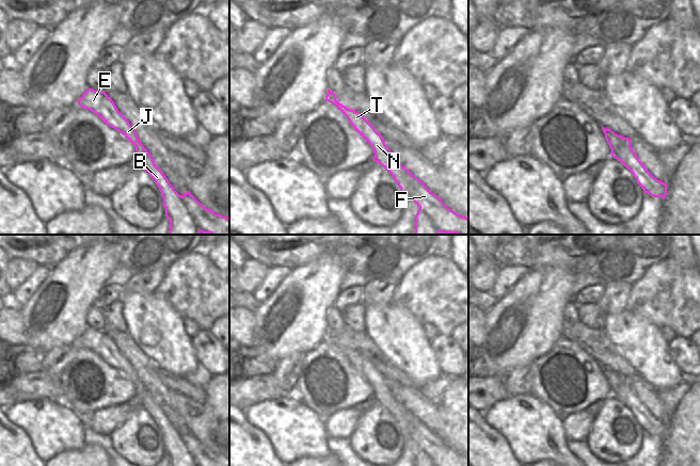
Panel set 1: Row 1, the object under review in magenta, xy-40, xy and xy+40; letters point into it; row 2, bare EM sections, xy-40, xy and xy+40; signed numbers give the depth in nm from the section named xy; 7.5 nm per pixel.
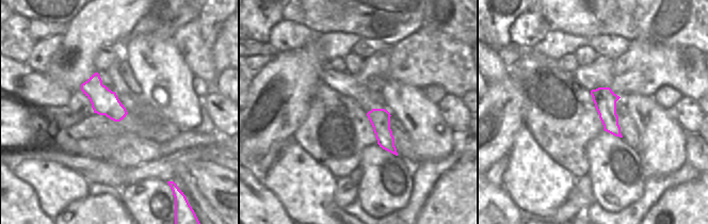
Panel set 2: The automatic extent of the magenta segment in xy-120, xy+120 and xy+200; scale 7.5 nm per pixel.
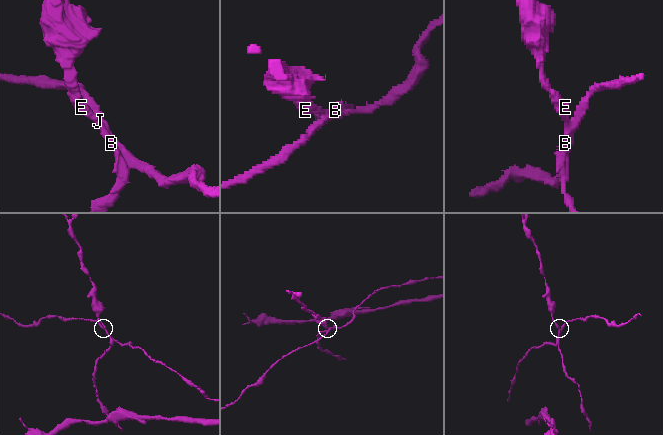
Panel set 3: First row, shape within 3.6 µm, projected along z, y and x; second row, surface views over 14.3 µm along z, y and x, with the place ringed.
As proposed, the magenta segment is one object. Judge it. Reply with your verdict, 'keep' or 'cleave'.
cleave

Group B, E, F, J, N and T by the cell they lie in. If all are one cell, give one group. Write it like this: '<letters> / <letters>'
B E J N T / F

